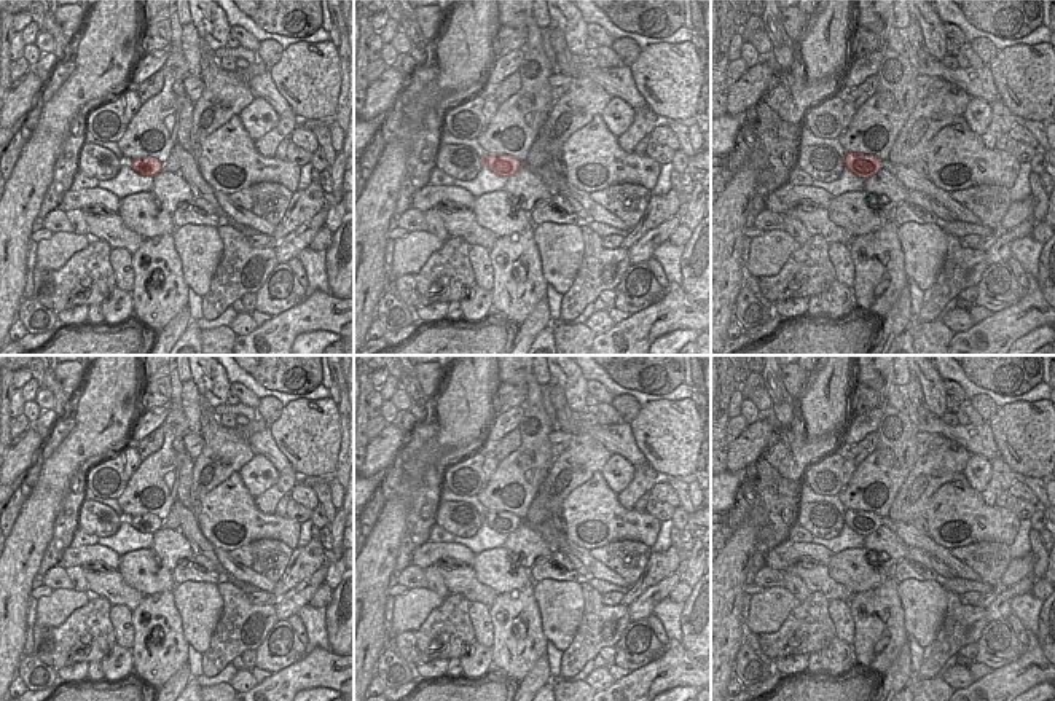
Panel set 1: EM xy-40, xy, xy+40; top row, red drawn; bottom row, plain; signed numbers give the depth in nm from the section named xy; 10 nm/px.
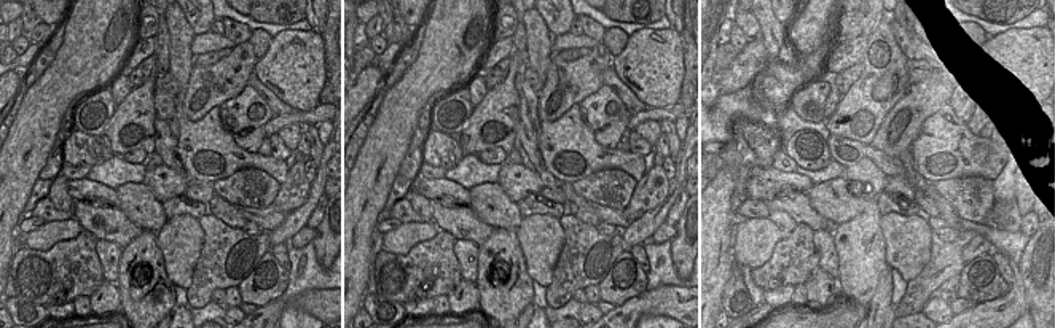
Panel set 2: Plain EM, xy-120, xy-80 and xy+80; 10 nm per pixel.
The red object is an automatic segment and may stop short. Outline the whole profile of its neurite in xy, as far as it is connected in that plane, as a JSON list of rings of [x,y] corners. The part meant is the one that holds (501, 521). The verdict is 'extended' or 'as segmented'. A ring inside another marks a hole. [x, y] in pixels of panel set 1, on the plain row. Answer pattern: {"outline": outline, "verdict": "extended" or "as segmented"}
{"outline": [[[488,511],[483,518],[491,529],[507,535],[523,524],[523,519],[510,511]]], "verdict": "as segmented"}

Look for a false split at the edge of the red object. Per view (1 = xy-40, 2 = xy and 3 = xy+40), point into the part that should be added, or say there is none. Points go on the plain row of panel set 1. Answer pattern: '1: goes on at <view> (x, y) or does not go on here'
1: does not go on here
2: does not go on here
3: does not go on here

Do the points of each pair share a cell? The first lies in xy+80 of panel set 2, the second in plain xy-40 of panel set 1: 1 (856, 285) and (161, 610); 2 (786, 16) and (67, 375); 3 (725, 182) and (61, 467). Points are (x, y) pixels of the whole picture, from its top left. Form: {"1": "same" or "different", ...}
{"1": "same", "2": "same", "3": "same"}

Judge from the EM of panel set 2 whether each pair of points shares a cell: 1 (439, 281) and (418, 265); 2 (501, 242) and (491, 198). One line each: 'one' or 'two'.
1: one
2: two

